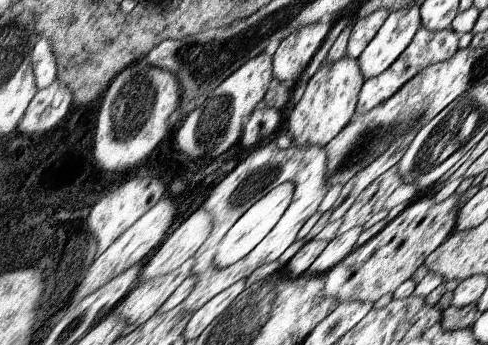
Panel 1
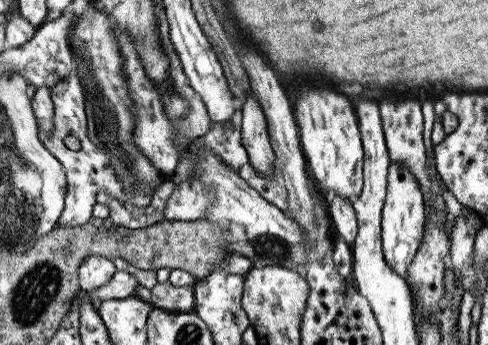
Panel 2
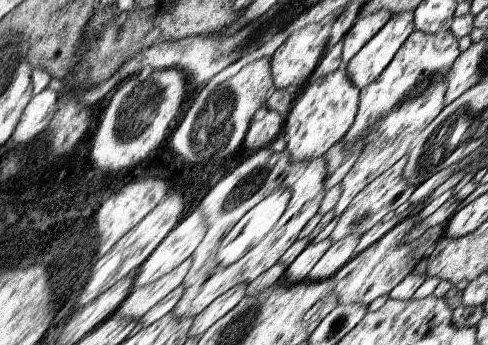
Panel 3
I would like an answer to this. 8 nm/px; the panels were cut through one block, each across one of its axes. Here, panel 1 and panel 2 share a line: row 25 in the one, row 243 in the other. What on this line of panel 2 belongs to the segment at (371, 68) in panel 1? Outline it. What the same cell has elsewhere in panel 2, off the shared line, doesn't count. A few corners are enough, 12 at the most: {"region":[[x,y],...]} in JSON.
{"region":[[391,162],[381,214],[385,262],[401,276],[427,226],[409,164]]}

